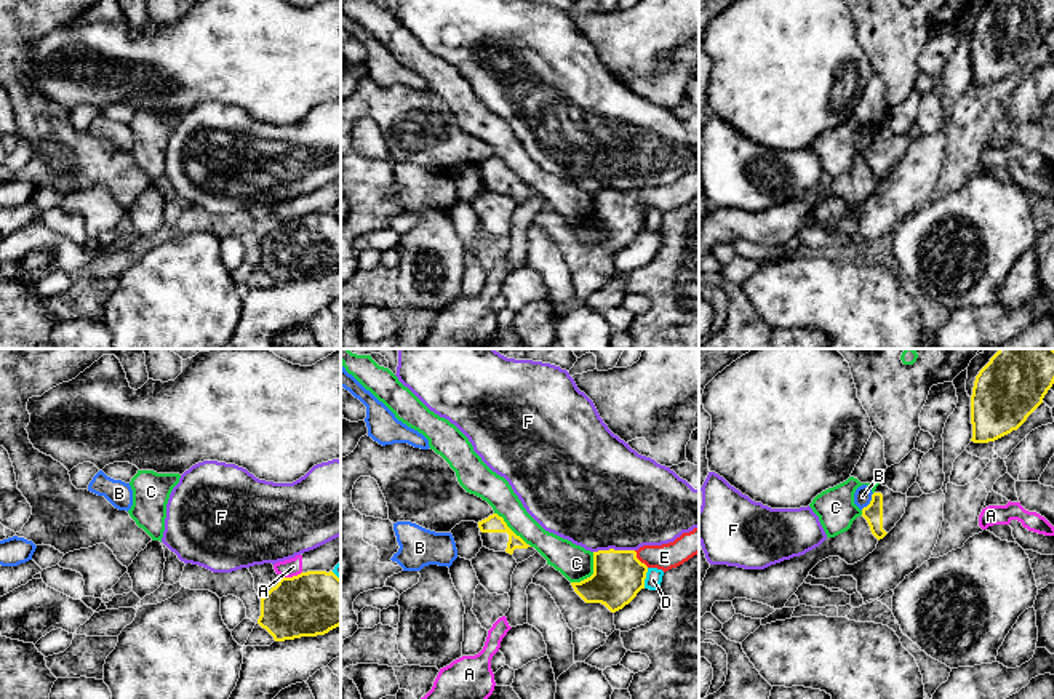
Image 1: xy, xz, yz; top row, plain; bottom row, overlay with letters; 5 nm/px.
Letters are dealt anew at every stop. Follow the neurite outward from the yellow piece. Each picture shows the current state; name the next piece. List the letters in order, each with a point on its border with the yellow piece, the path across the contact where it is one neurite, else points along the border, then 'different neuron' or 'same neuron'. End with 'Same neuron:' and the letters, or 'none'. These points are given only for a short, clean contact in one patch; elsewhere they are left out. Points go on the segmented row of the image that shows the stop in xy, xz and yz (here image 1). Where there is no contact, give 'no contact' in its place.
A: meets yellow in xy at (293, 576); different neuron
B: meets yellow in yz at (870, 503); border along yz (874, 493), (872, 499), (861, 509); different neuron
C: meets yellow in xz at (594, 573); different neuron
D: meets yellow in xz at (645, 578); different neuron
E: meets yellow in xz at (638, 560); different neuron
F: meets yellow in xz at (613, 549); different neuron
Same neuron: none

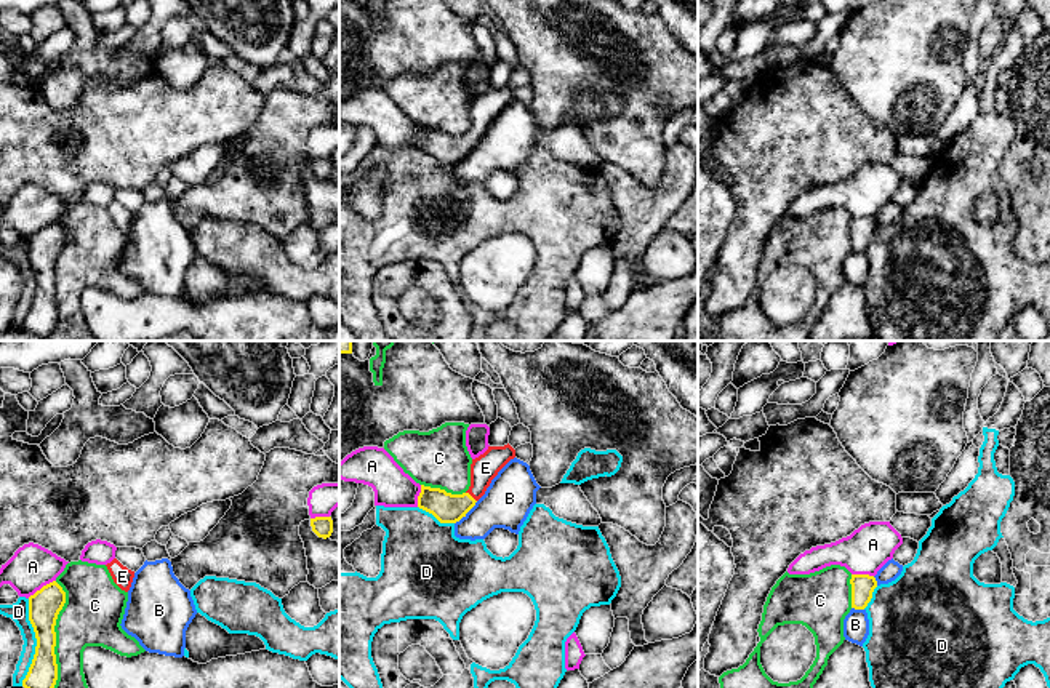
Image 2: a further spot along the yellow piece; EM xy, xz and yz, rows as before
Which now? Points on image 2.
A: meets yellow in xy at (42, 588); different neuron
B: meets yellow in xz at (466, 512); different neuron
C: meets yellow in xy at (55, 634); different neuron
D: meets yellow in xy at (37, 642); different neuron
E: meets yellow in xz at (471, 496); runs through xz (447, 508), (458, 506), (471, 496), (485, 468); same neuron
Same neuron: E

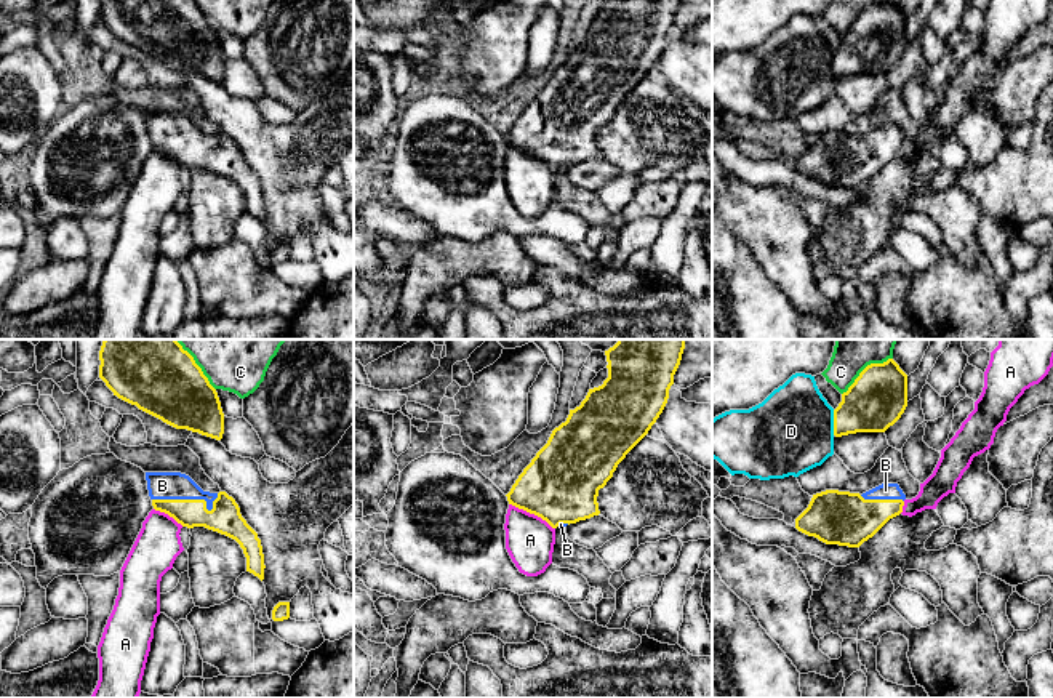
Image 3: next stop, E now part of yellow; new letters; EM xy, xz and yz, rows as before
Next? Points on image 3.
A: meets yellow in xz at (532, 513); different neuron
B: meets yellow in xy at (191, 500); runs through xy (224, 517), (191, 500), (183, 500), (162, 485); same neuron
C: meets yellow in yz at (864, 369); different neuron
D: meets yellow in yz at (834, 423); different neuron
Same neuron: B

